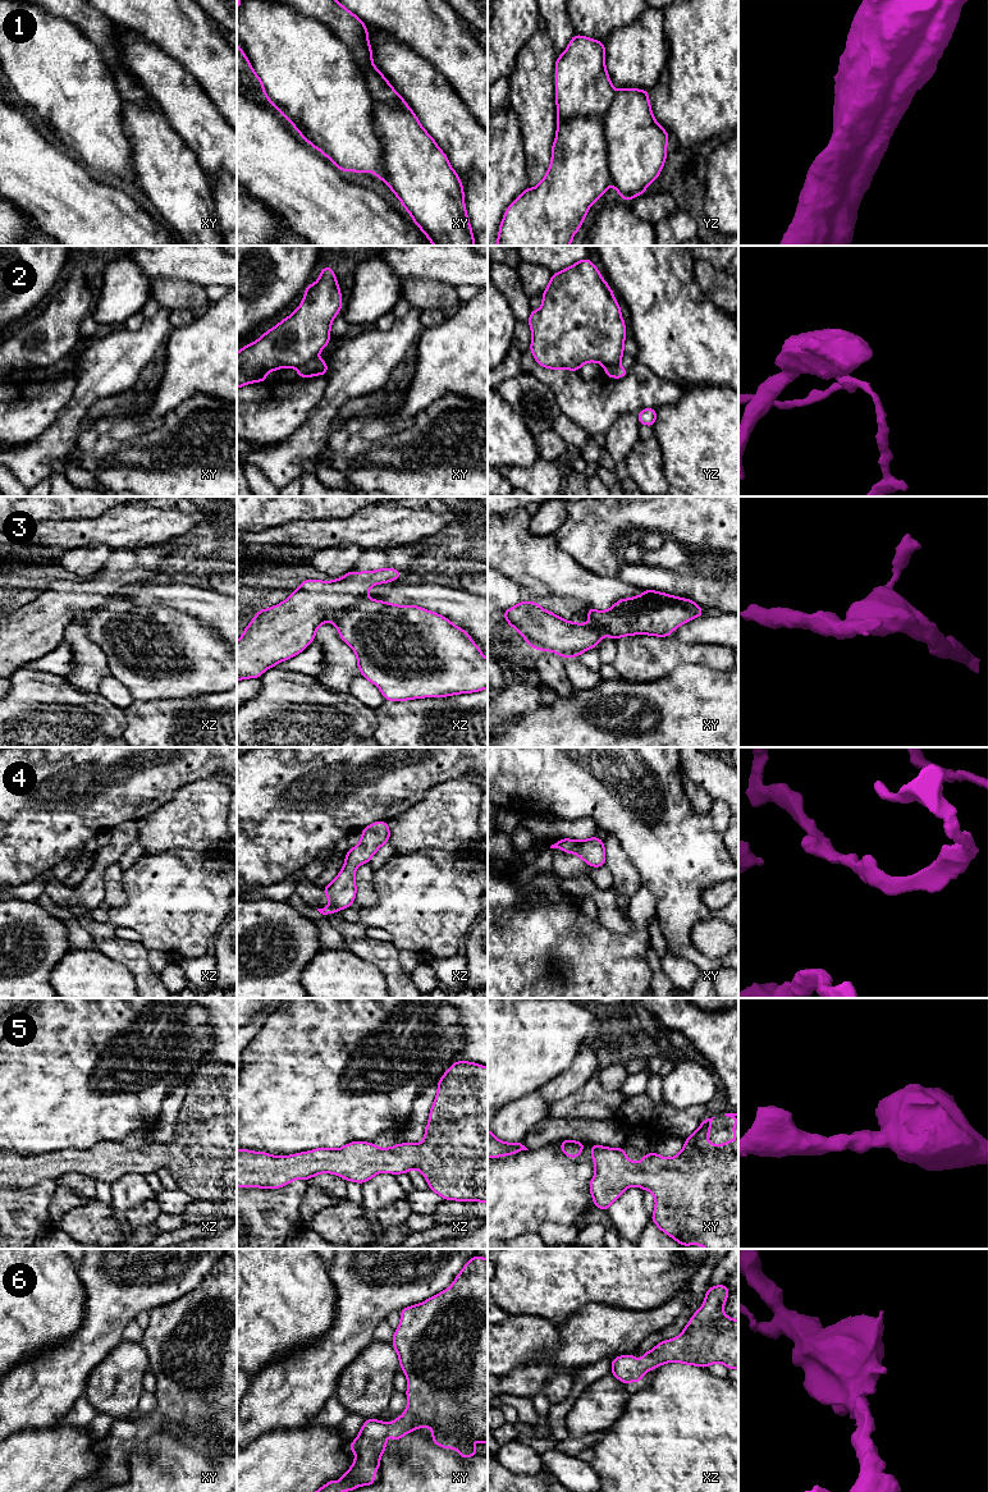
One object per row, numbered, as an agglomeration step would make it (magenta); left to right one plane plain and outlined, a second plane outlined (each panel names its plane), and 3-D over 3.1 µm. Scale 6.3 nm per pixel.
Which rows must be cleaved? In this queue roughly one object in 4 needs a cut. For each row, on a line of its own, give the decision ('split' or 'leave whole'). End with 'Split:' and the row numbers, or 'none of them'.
1: split
2: split
3: split
4: leave whole
5: leave whole
6: leave whole
Split: 1, 2, 3

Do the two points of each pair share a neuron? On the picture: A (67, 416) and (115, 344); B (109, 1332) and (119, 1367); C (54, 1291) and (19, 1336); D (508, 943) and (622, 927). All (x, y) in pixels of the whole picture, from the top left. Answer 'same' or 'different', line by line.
A: same
B: different
C: same
D: different

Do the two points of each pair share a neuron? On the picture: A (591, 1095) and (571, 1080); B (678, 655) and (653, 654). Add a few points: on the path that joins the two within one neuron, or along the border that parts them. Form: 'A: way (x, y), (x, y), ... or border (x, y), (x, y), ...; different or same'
A: border (598, 1061), (594, 1074), (575, 1092), (556, 1103); different
B: way (672, 654), (659, 654); same

